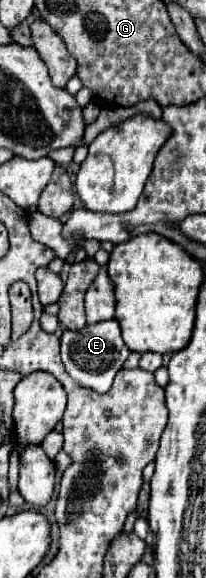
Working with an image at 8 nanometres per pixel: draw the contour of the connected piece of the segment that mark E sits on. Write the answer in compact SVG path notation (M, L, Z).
M115 319L103 321L99 325L85 325L81 331L65 331L61 337L61 359L67 373L81 387L97 393L107 393L115 373L121 369L127 355L129 349L121 339L121 331Z

